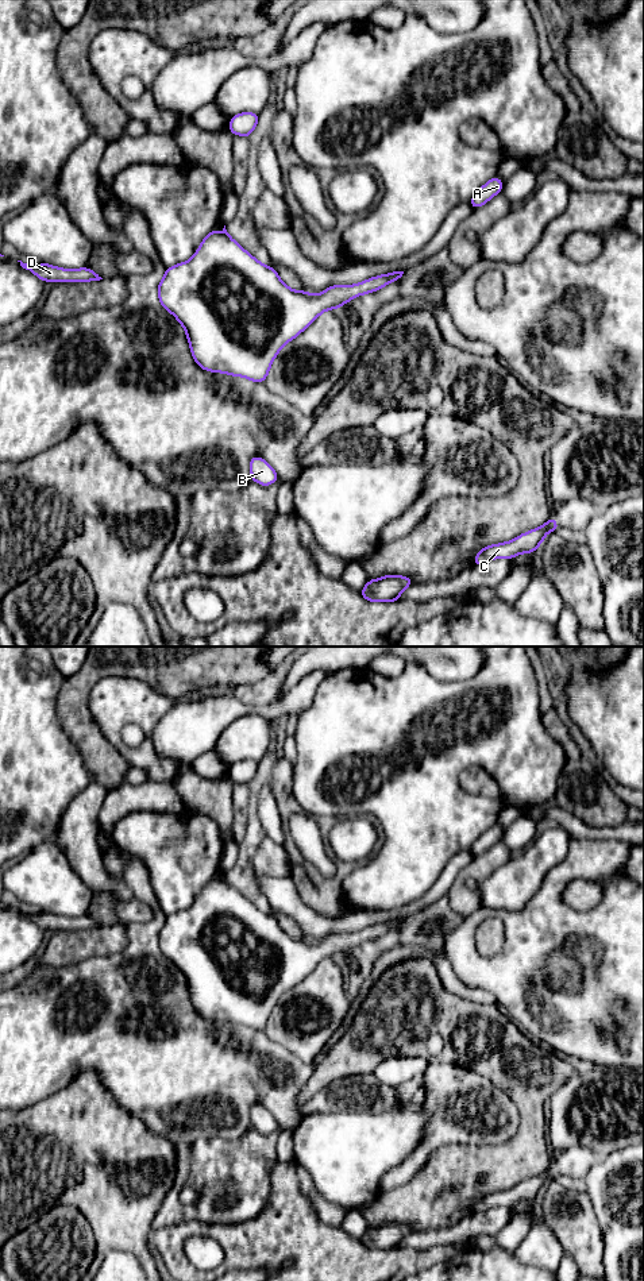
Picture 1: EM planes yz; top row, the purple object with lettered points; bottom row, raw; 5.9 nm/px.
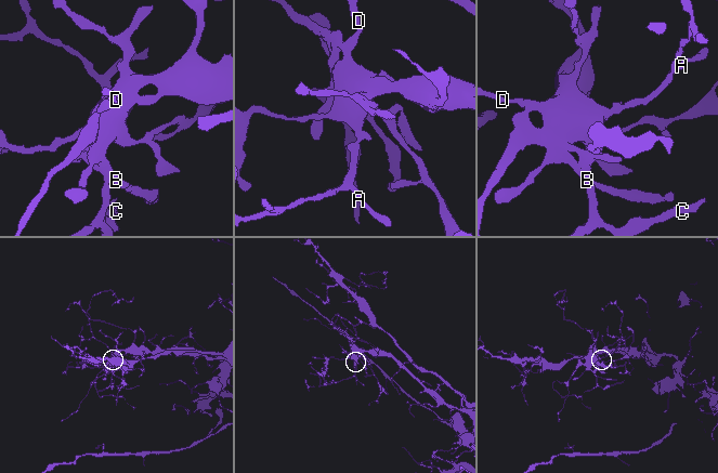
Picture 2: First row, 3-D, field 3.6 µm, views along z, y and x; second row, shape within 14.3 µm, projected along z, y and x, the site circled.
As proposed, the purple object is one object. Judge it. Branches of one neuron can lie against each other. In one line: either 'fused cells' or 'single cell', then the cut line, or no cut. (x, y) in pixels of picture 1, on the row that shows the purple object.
single cell | no cut

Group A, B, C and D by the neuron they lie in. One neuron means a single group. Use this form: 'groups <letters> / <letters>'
groups A B C D

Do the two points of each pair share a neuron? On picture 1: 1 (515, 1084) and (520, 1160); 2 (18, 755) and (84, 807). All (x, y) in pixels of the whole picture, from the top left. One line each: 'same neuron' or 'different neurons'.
1: same neuron
2: different neurons

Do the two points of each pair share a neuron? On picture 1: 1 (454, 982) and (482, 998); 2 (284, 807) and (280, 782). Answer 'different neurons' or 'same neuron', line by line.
1: same neuron
2: same neuron

